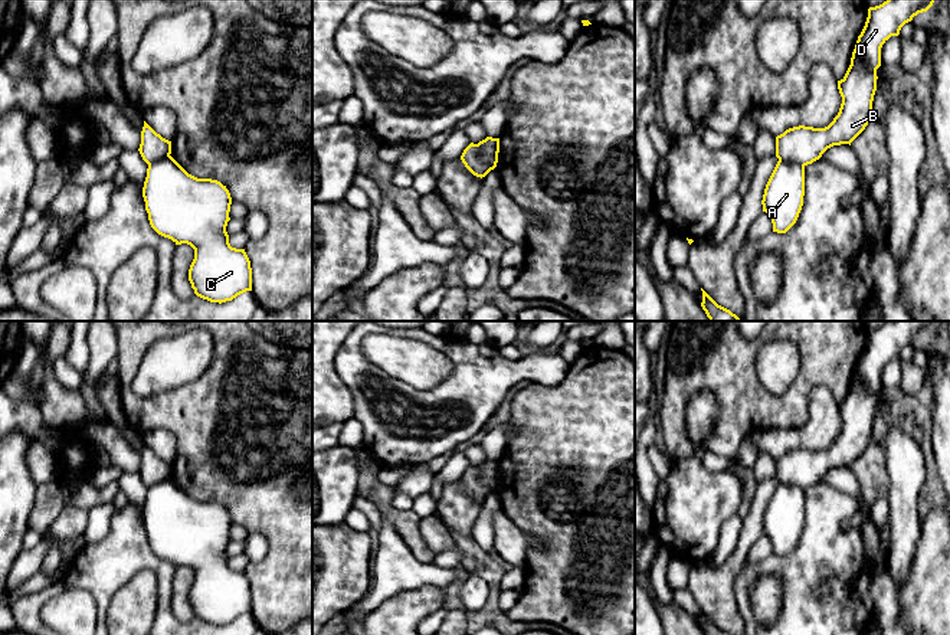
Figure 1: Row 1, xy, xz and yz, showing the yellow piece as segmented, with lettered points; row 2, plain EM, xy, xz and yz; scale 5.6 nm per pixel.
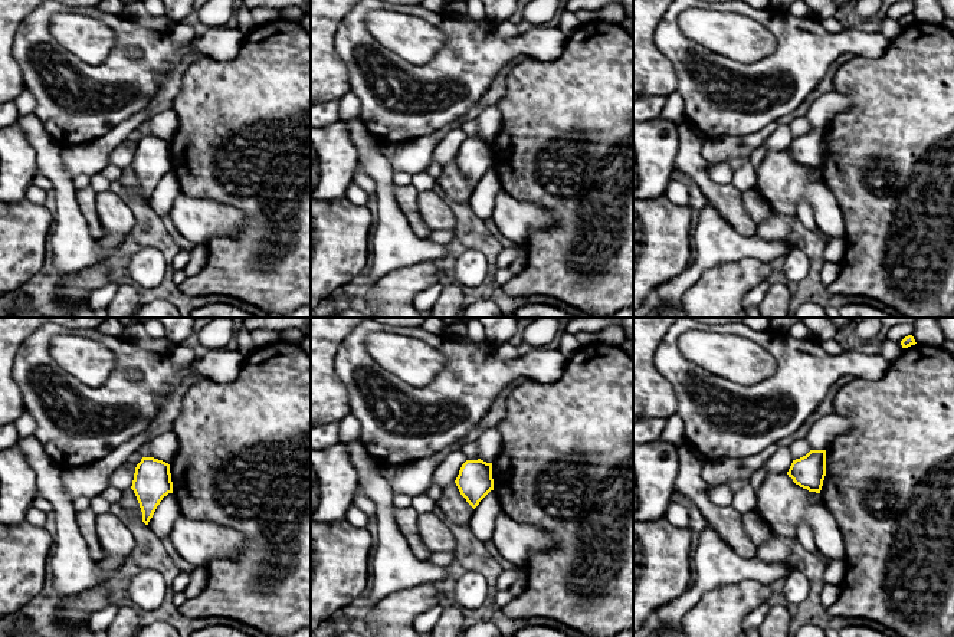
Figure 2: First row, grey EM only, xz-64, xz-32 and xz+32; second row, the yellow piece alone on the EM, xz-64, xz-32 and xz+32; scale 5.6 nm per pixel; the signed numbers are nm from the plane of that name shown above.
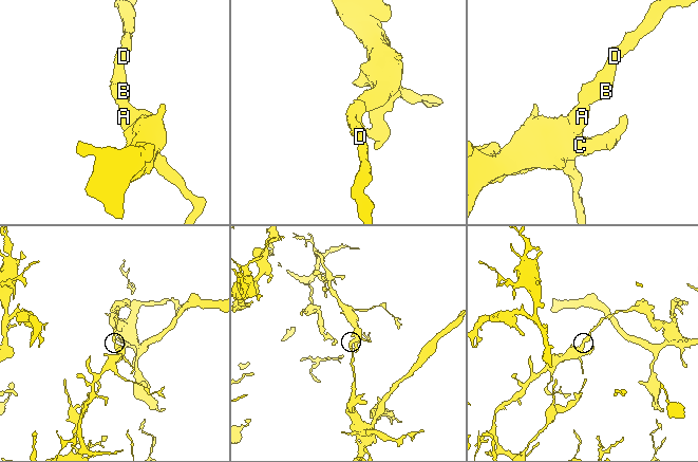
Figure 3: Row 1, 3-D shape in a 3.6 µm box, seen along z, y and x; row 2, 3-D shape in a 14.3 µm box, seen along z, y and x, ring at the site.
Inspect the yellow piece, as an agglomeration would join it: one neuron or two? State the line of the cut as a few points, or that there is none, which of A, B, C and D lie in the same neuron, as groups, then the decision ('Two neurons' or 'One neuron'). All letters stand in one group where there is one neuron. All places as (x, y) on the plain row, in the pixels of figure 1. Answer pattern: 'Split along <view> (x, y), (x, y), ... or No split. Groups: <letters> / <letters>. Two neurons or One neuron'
Split along xz (477, 467), (482, 481), (492, 491). Groups: A C / B D. Two neurons

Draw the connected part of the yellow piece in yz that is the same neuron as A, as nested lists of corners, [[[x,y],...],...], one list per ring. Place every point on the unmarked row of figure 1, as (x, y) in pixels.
[[[777,484],[763,517],[763,534],[773,546],[773,554],[786,556],[797,543],[805,518],[805,490]]]

